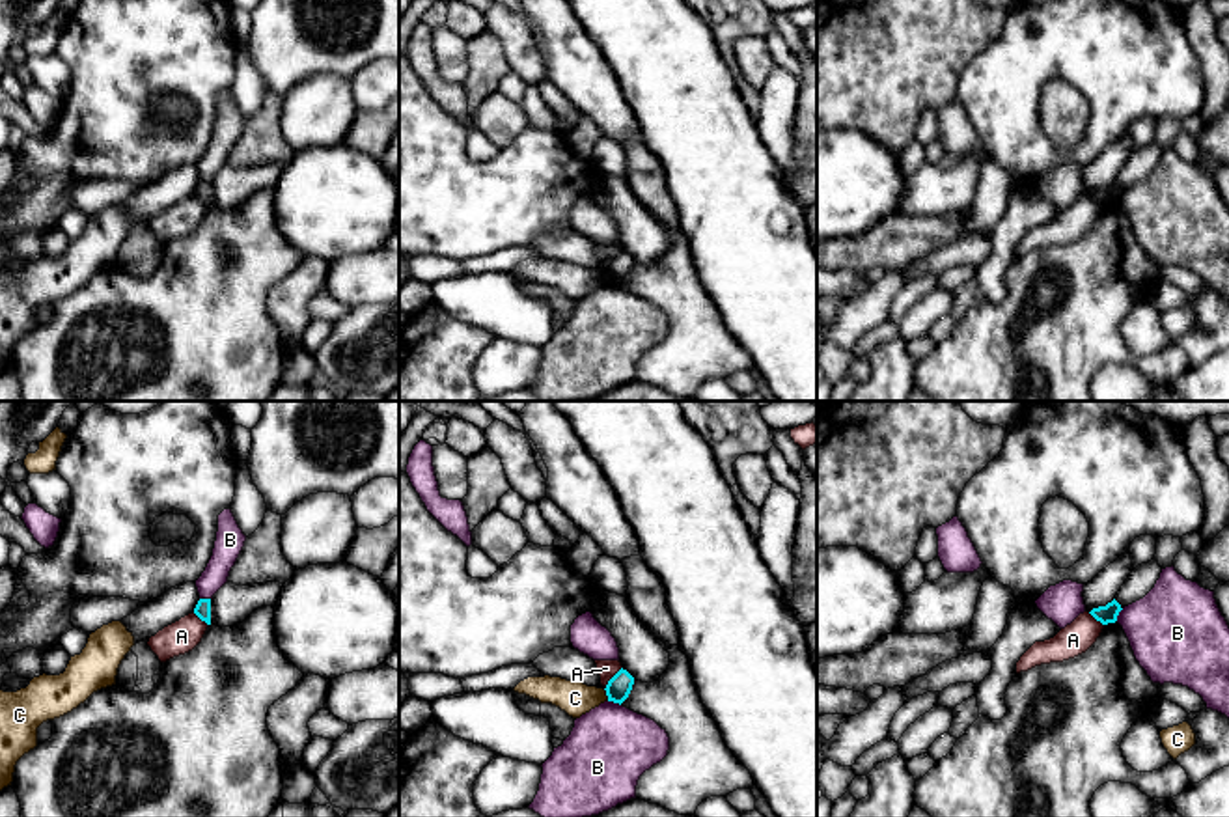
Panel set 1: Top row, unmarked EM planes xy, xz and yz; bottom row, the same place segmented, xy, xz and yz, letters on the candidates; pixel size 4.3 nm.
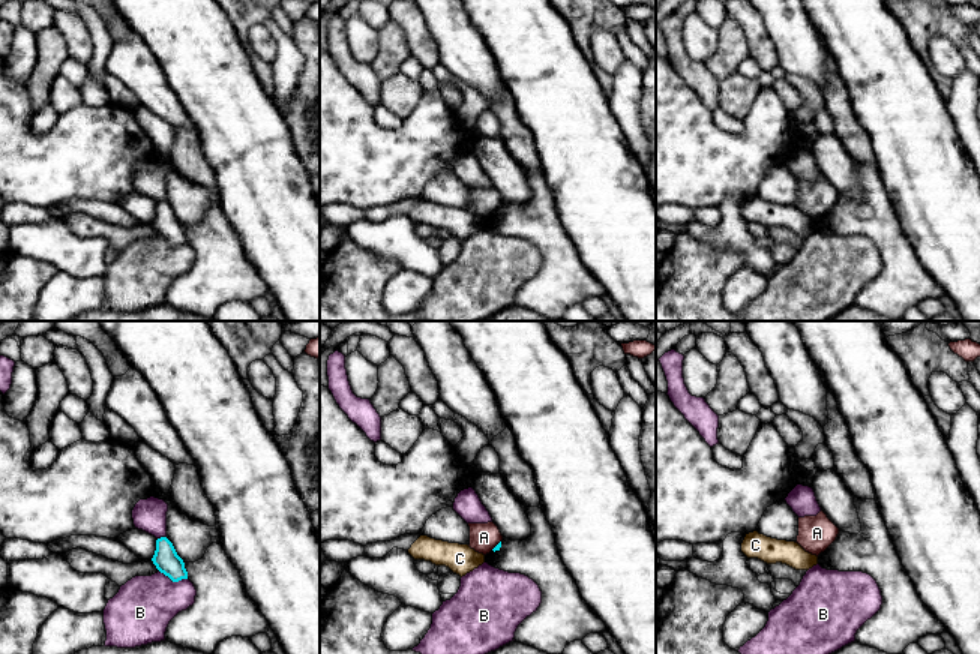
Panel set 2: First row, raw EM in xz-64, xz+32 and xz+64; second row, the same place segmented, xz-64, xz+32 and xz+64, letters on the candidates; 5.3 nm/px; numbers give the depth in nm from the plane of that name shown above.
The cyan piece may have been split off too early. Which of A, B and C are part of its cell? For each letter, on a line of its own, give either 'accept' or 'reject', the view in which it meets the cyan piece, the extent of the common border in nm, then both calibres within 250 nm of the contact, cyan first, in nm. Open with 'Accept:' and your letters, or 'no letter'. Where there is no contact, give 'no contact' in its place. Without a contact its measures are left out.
Accept: no letter
A: reject | xz | 130 nm | 110/80 nm
B: reject | xz | 60 nm | 110/360 nm
C: reject | xz | 60 nm | 110/150 nm

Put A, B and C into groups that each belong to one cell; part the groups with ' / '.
A / B / C

